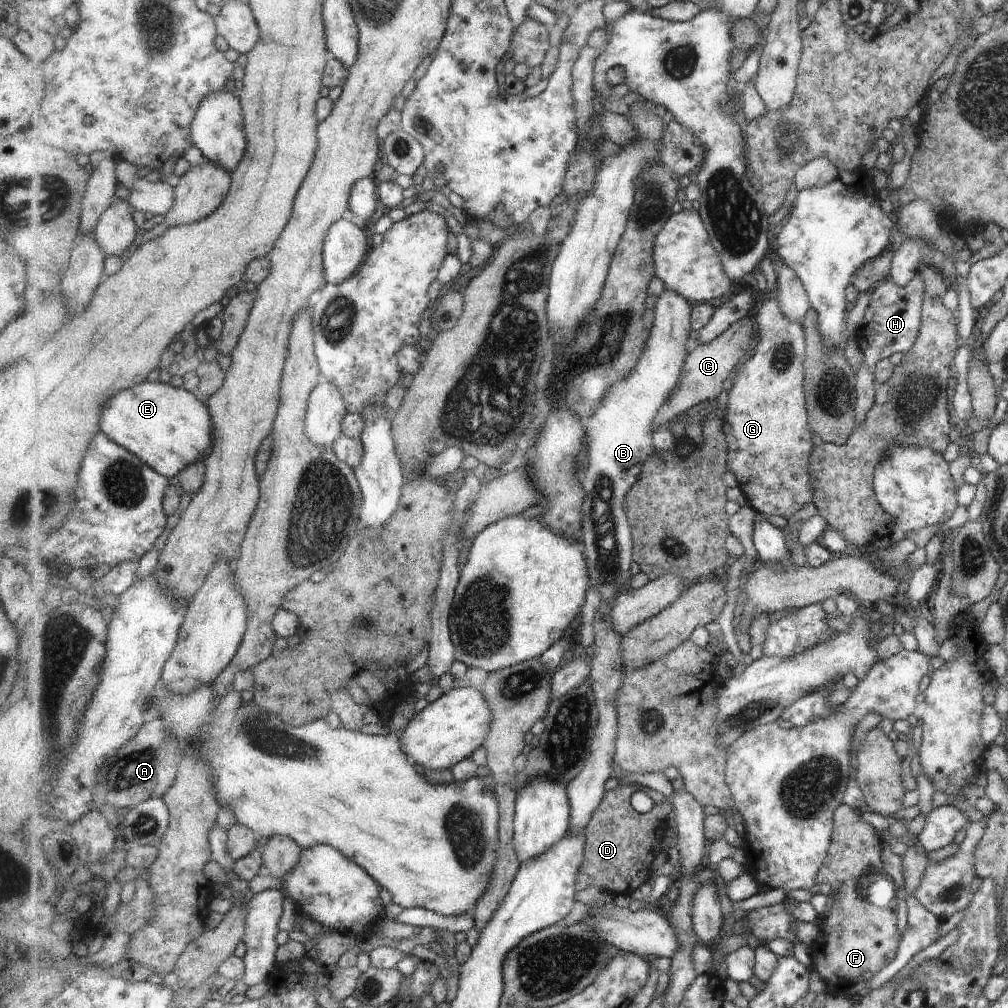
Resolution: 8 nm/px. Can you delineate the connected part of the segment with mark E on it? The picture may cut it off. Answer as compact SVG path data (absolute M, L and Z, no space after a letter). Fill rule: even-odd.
M144 382L118 392L102 412L100 430L144 459L172 481L197 461L205 462L214 447L214 422L208 407L183 387Z

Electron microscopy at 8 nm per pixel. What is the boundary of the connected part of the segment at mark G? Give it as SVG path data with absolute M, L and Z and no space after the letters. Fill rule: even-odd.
M777 299L757 305L754 322L758 338L751 355L734 373L735 378L728 393L727 410L723 419L728 446L728 468L737 478L737 484L750 507L759 513L777 515L789 520L803 505L814 500L810 460L817 440L809 424L805 390L806 336L803 324L789 319L780 309Z

